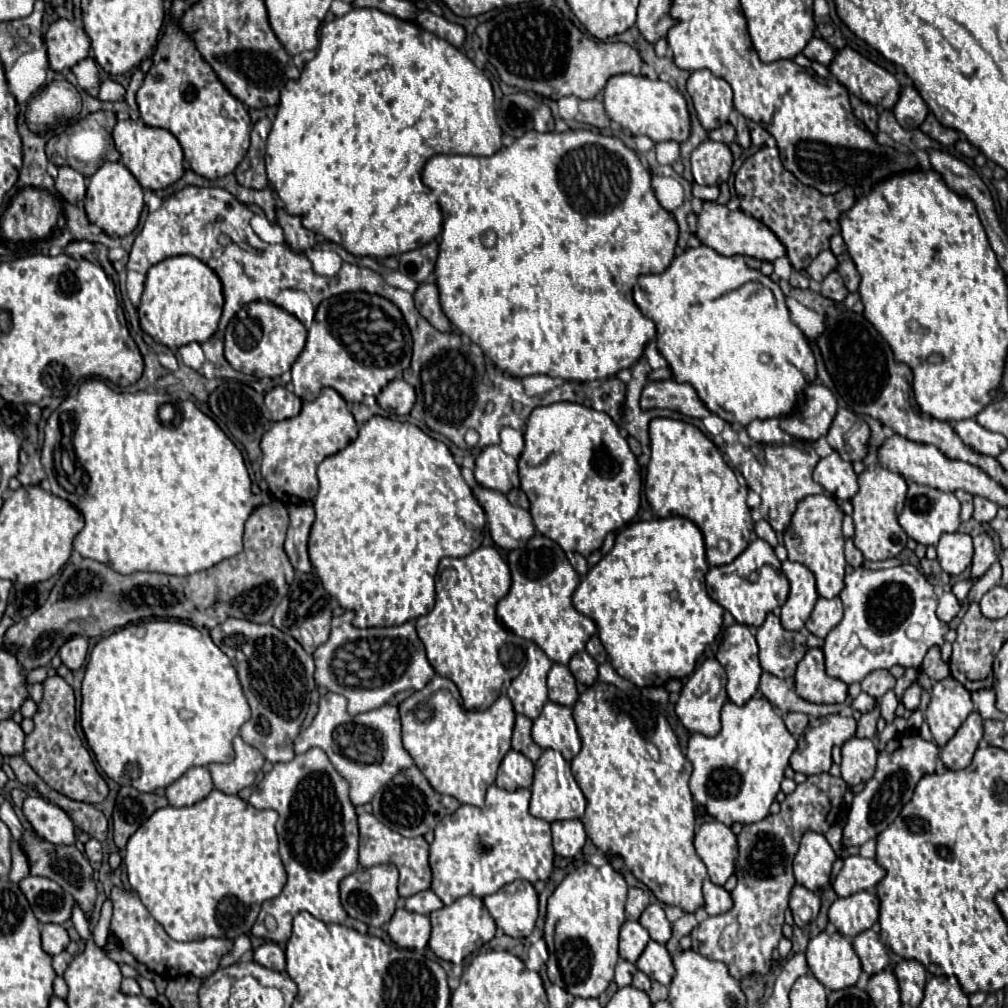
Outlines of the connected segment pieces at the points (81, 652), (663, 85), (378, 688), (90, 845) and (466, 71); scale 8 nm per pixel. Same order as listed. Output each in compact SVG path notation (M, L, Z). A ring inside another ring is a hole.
M74 636L70 642L66 642L62 648L60 648L60 658L62 658L62 664L70 670L78 670L82 668L84 660L86 660L86 654L88 654L88 642L86 638L82 636Z
M634 74L612 76L604 88L604 106L610 120L618 122L634 136L648 136L652 142L686 142L690 138L690 114L686 100L668 82Z
M352 612L332 620L332 634L326 644L316 648L314 662L316 684L342 694L348 700L348 714L352 716L384 704L398 706L404 698L422 690L436 674L426 658L426 650L416 634L414 622L360 630L352 626Z
M88 840L86 842L86 856L90 858L90 862L100 862L102 860L102 846L98 840Z
M352 8L346 16L334 18L326 22L320 32L320 46L316 56L306 62L300 80L290 80L280 96L280 106L268 134L265 168L268 170L268 180L280 200L284 202L284 210L292 216L300 216L304 228L310 232L344 246L354 256L372 256L372 258L386 258L386 256L400 256L408 250L416 250L416 246L424 246L432 242L440 234L442 226L442 210L436 202L432 190L428 190L422 182L422 168L428 158L436 154L470 154L470 156L492 156L502 148L502 130L496 122L494 112L494 90L488 76L458 48L444 42L436 34L416 26L416 22L396 18L392 14L384 14L378 8Z

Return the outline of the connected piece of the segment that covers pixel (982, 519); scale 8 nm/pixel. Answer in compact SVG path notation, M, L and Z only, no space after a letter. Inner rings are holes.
M974 496L974 520L978 520L980 524L988 524L996 516L996 510L998 506L992 500Z

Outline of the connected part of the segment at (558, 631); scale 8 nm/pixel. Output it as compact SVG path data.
M536 534L524 548L512 550L508 566L512 572L512 588L498 602L496 614L500 622L516 636L536 642L552 662L566 666L574 654L584 650L596 632L596 624L572 606L572 594L580 584L580 576L570 566L564 550L542 534Z

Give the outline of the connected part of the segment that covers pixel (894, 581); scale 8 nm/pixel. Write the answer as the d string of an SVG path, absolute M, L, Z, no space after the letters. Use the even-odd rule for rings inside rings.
M902 564L886 570L868 570L856 568L846 576L846 586L840 592L844 604L842 622L826 636L824 656L826 656L826 674L838 678L846 684L860 682L866 674L874 670L890 670L892 666L920 670L924 656L932 646L944 644L944 634L950 630L946 622L936 616L938 596L932 584L918 572L912 564ZM910 624L922 626L920 638L908 638L906 630ZM852 634L858 636L860 646L854 652L846 652L848 640Z

